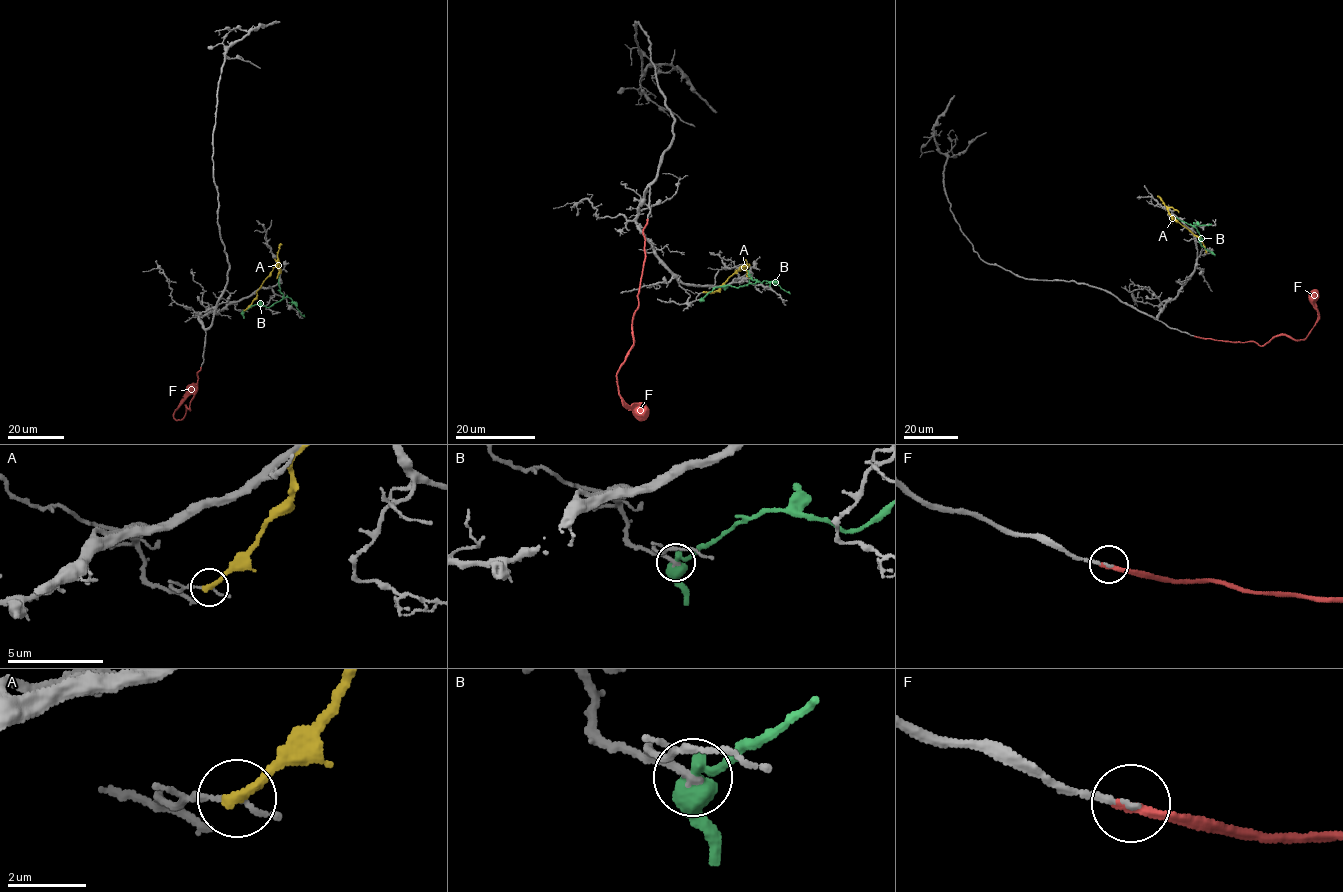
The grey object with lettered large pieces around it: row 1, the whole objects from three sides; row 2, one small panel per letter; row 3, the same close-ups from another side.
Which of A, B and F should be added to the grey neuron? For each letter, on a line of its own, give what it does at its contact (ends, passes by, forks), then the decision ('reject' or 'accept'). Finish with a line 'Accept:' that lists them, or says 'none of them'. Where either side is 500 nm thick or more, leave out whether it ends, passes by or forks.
A: it ends; reject
B: it passes by; reject
F: it ends; accept
Accept: F

